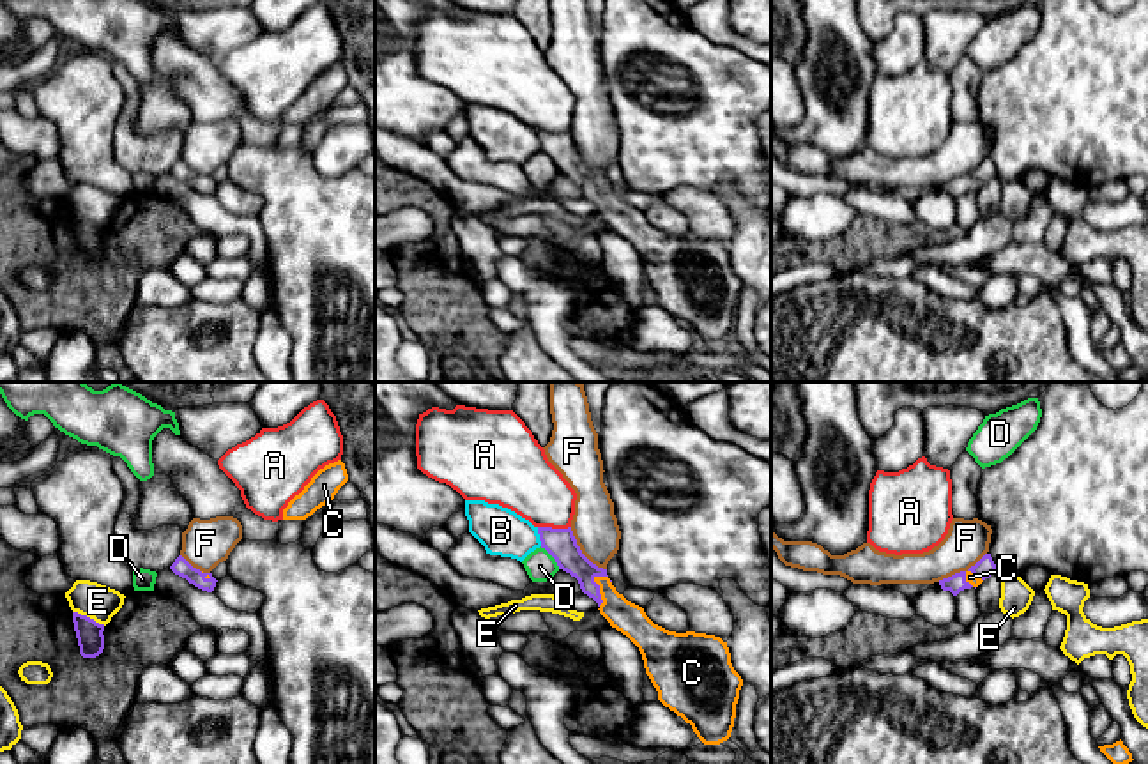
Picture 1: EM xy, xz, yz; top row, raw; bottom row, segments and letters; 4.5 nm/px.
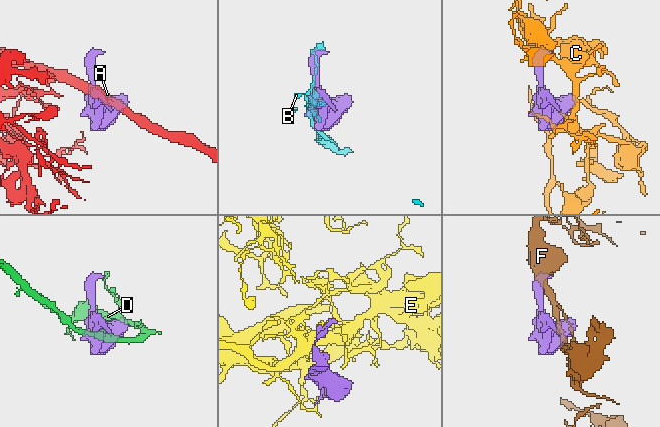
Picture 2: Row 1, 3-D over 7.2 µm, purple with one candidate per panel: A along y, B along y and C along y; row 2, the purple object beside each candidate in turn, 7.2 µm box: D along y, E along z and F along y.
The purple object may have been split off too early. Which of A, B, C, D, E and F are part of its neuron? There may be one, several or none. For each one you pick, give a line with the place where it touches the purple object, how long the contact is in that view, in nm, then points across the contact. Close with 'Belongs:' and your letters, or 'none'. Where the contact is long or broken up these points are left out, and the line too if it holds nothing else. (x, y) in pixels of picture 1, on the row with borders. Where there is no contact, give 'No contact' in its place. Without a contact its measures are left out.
C: Touches purple at xz (598, 586). Shared border 150 nm. Path across: xz (561, 545), (598, 586), (630, 619)
Belongs: C

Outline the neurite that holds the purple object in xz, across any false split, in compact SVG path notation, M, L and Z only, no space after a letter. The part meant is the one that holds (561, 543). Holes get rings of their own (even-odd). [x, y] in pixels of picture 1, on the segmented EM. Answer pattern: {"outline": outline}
{"outline": "M538 527L538 534L541 548L555 559L559 569L575 577L610 626L639 647L658 700L690 723L704 745L727 741L743 686L727 642L715 635L676 633L654 624L642 607L616 591L607 569L582 554L571 527Z"}

